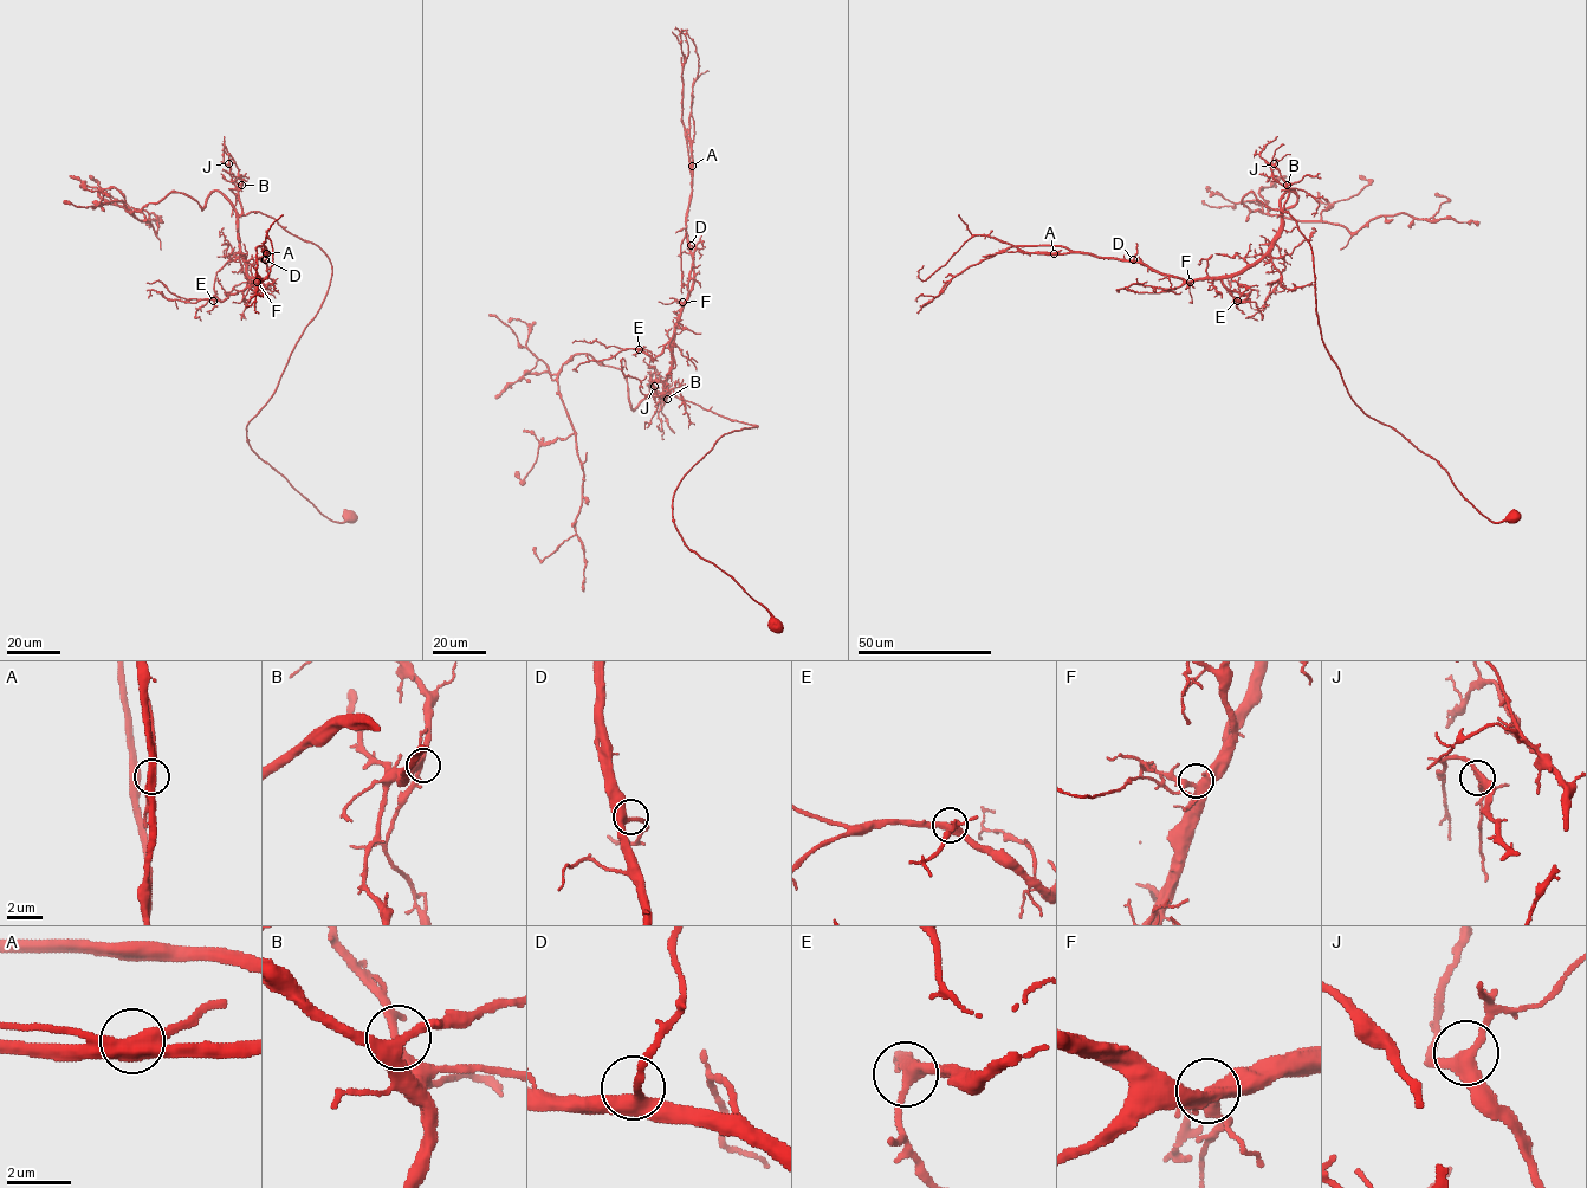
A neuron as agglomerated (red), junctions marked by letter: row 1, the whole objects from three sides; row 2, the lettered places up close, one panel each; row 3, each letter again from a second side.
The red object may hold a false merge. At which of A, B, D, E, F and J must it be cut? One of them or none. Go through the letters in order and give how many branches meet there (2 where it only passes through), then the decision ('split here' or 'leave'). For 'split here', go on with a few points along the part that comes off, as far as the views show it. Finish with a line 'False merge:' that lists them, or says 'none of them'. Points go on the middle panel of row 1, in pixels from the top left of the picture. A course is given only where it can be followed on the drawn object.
A: branches 3; split here; course (692, 166), (686, 128)
B: branches 3; leave
D: branches 3; leave
E: branches 3; leave
F: branches 4; leave
J: branches 3; leave
False merge: A

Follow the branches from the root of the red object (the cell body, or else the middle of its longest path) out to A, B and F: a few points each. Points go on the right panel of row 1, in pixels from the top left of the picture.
A: (1515, 515), (1487, 518), (1352, 399), (1287, 212), (1229, 275), (1054, 253)
B: (1515, 515), (1487, 518), (1436, 460), (1352, 399), (1321, 337), (1312, 247), (1296, 221), (1283, 215), (1287, 185)
F: (1515, 515), (1487, 518), (1436, 460), (1352, 399), (1321, 337), (1312, 247), (1287, 212), (1255, 262), (1190, 282)

